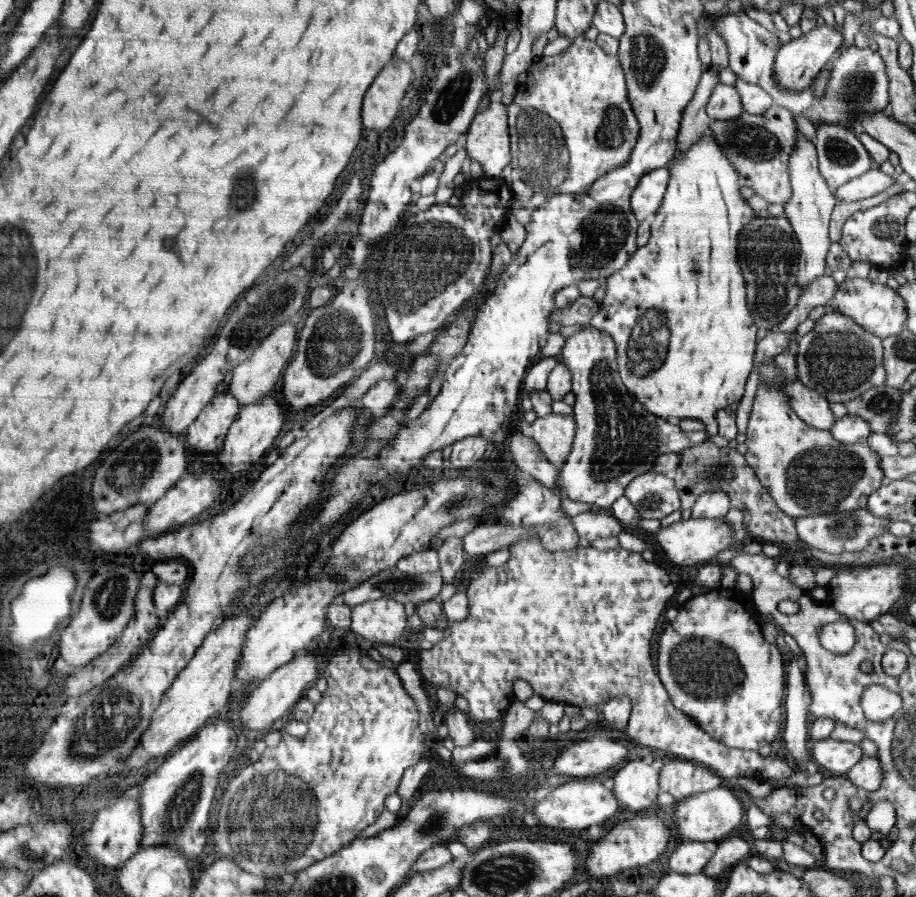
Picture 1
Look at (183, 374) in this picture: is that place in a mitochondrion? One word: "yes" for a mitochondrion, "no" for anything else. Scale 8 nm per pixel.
no

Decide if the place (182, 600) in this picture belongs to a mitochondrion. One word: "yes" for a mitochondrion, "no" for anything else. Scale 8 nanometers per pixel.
no

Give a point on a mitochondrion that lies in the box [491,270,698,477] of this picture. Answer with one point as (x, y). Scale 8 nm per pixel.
(649, 342)

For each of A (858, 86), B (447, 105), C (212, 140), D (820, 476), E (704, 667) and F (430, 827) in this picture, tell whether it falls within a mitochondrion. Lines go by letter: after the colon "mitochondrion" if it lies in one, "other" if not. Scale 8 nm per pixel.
A: mitochondrion
B: mitochondrion
C: other
D: mitochondrion
E: mitochondrion
F: mitochondrion

